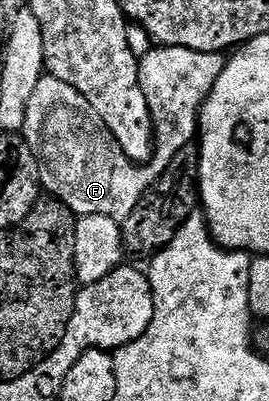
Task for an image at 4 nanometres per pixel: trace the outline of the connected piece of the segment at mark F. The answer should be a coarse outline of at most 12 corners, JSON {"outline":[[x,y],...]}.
{"outline":[[224,53],[139,58],[154,126],[128,160],[86,95],[45,75],[23,132],[41,186],[77,218],[123,222],[193,144]]}

